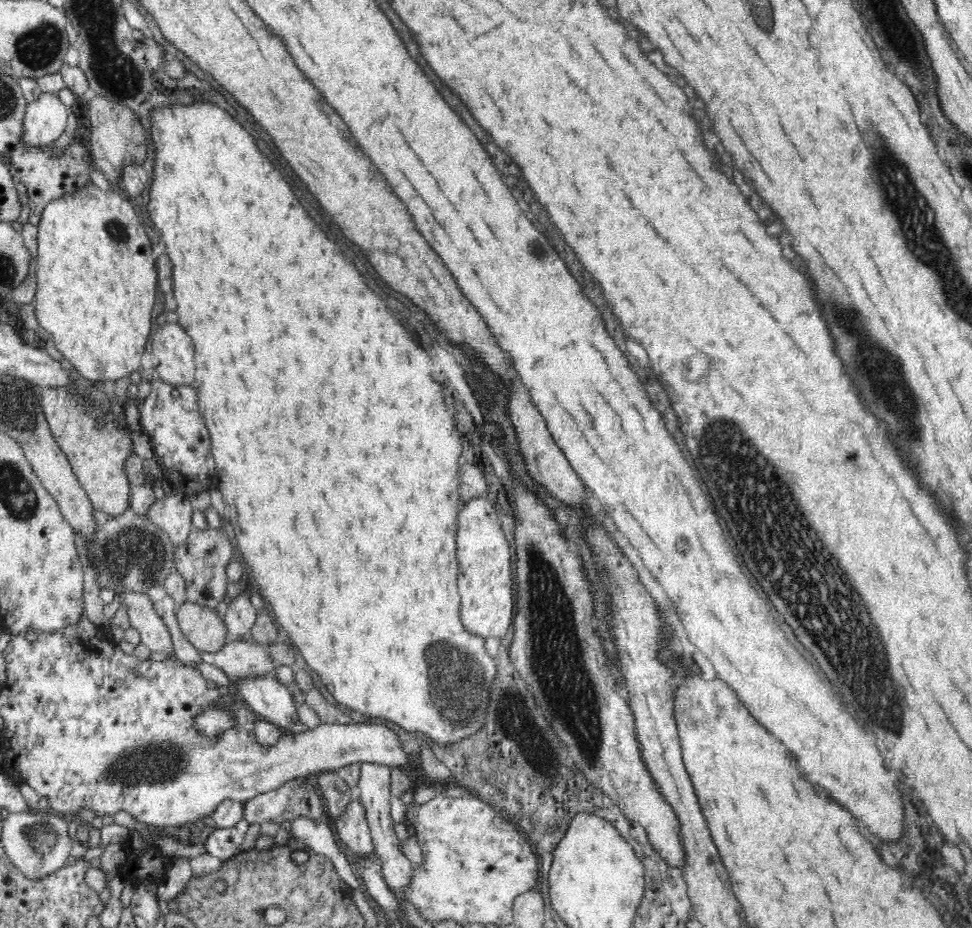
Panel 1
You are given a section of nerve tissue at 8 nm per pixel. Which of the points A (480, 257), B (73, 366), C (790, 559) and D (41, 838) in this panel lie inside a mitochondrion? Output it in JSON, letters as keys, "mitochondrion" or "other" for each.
{"A":"other","B":"other","C":"mitochondrion","D":"mitochondrion"}

